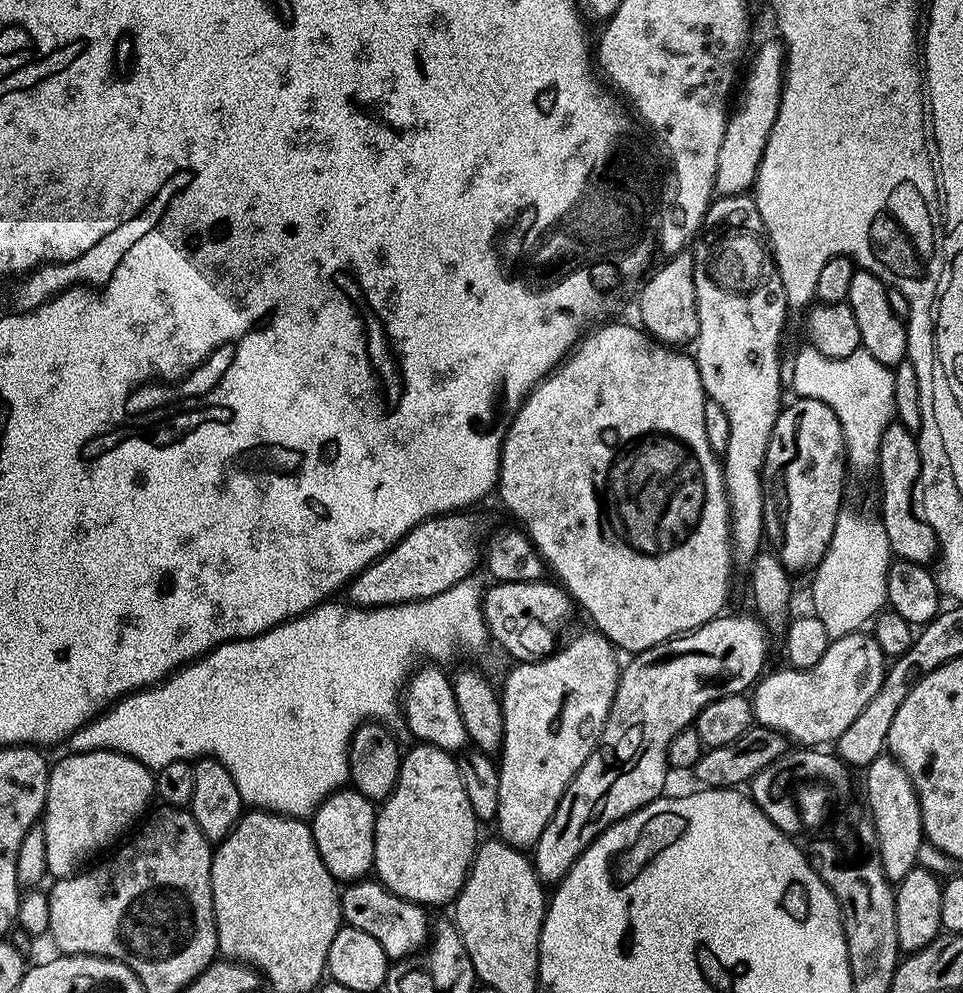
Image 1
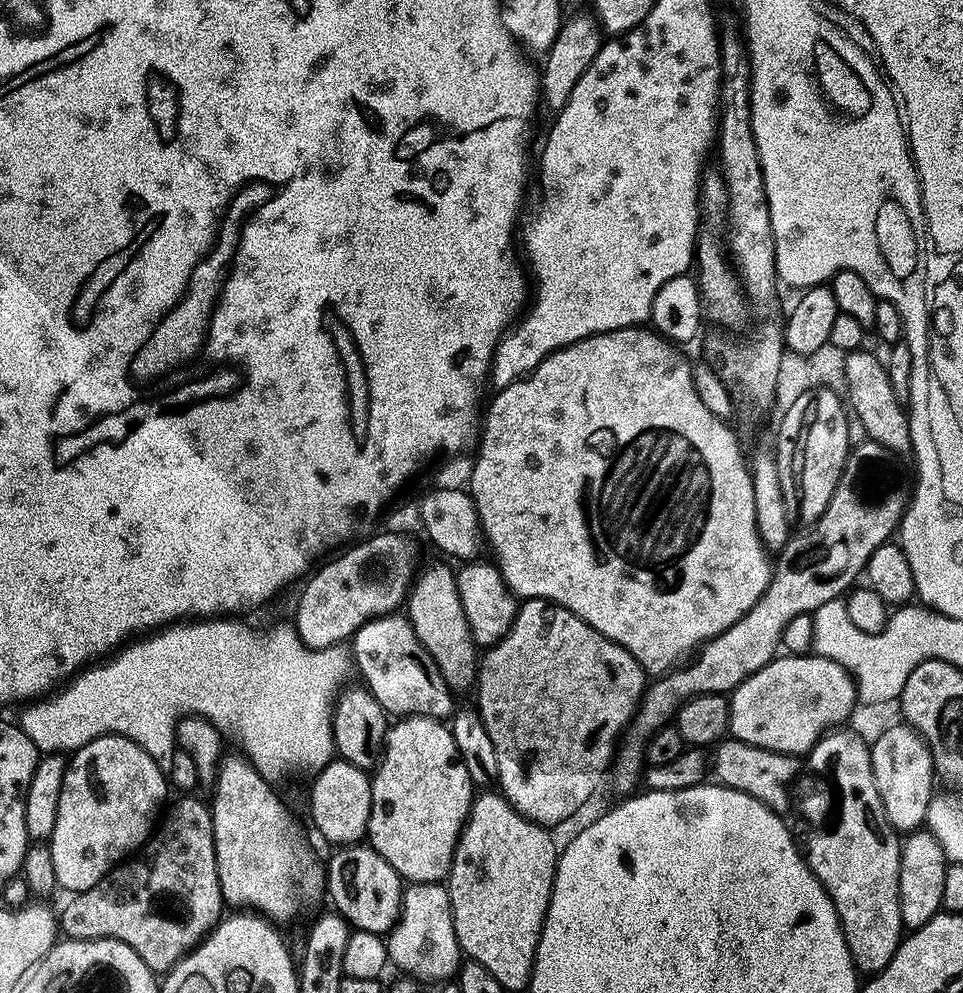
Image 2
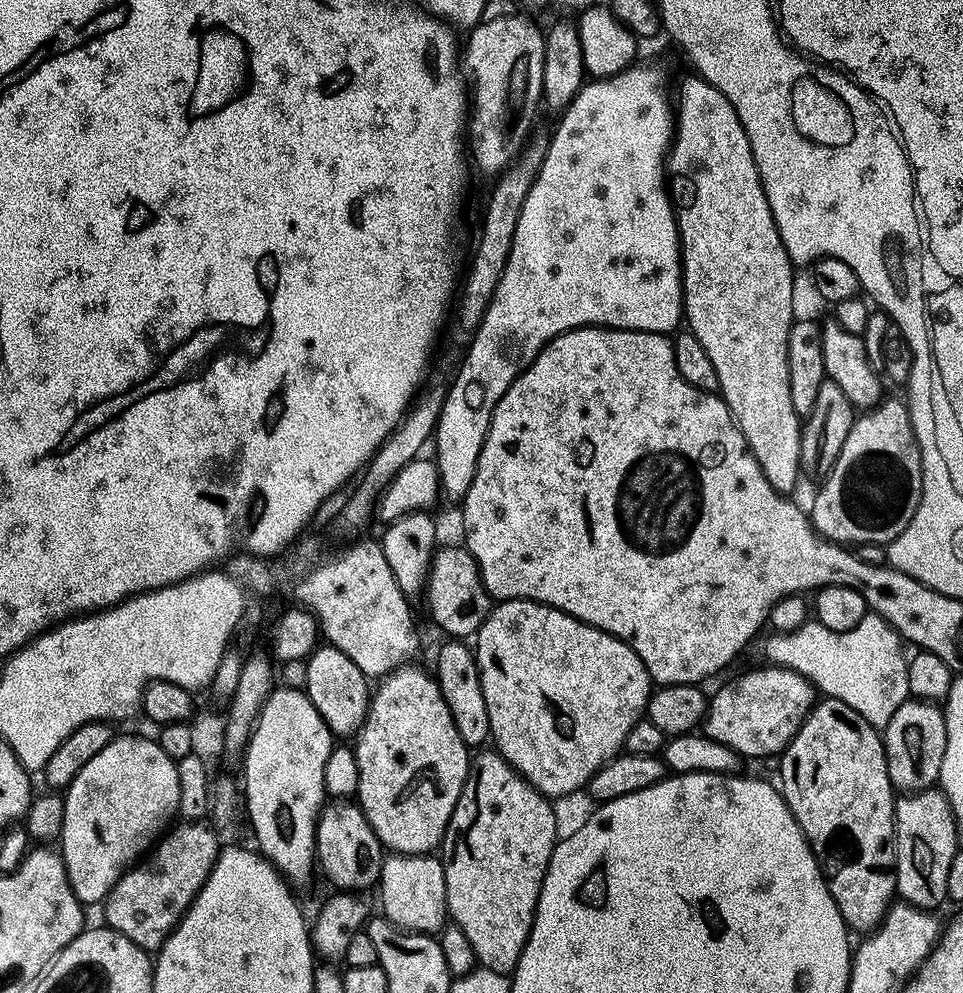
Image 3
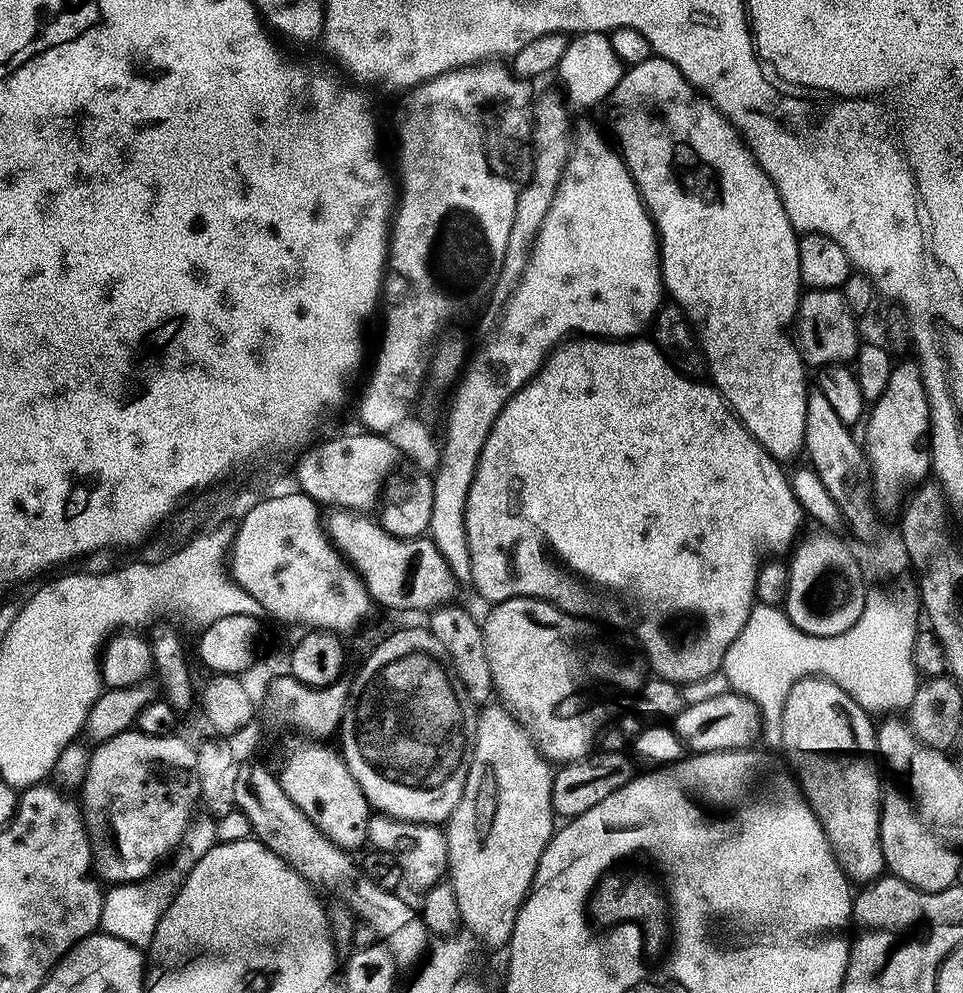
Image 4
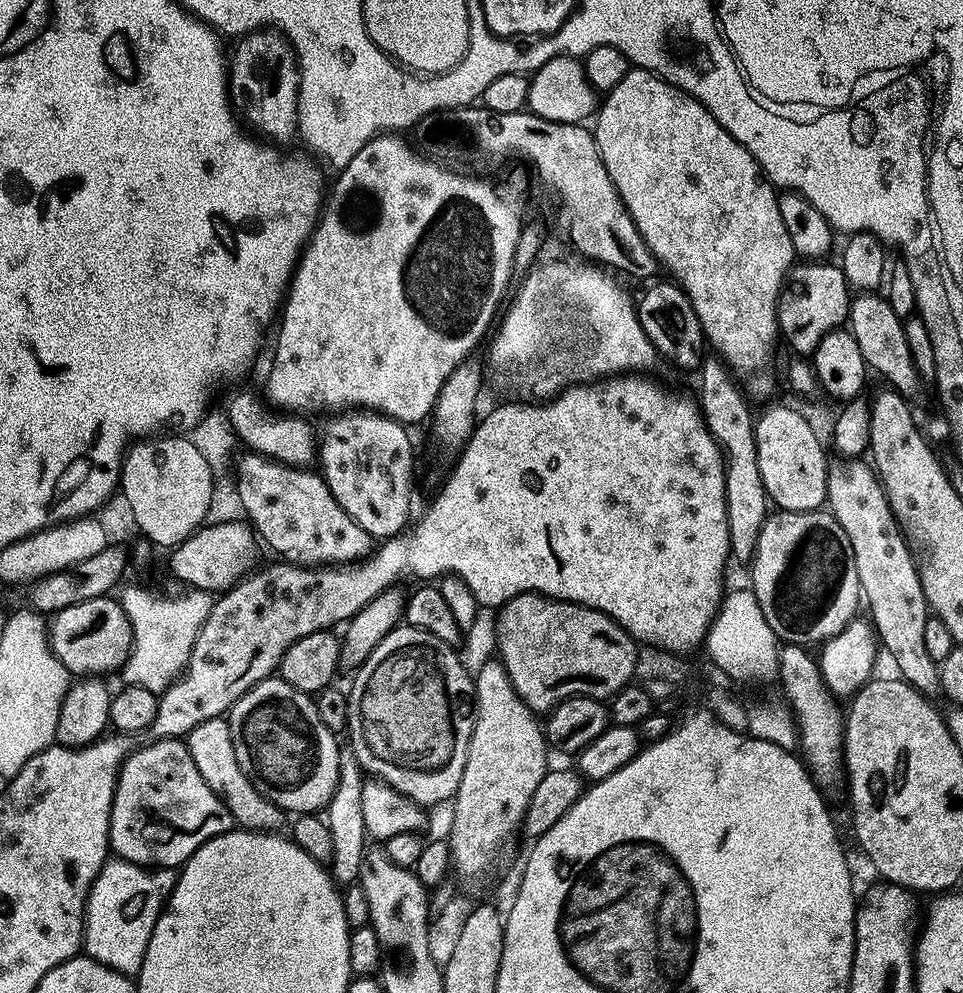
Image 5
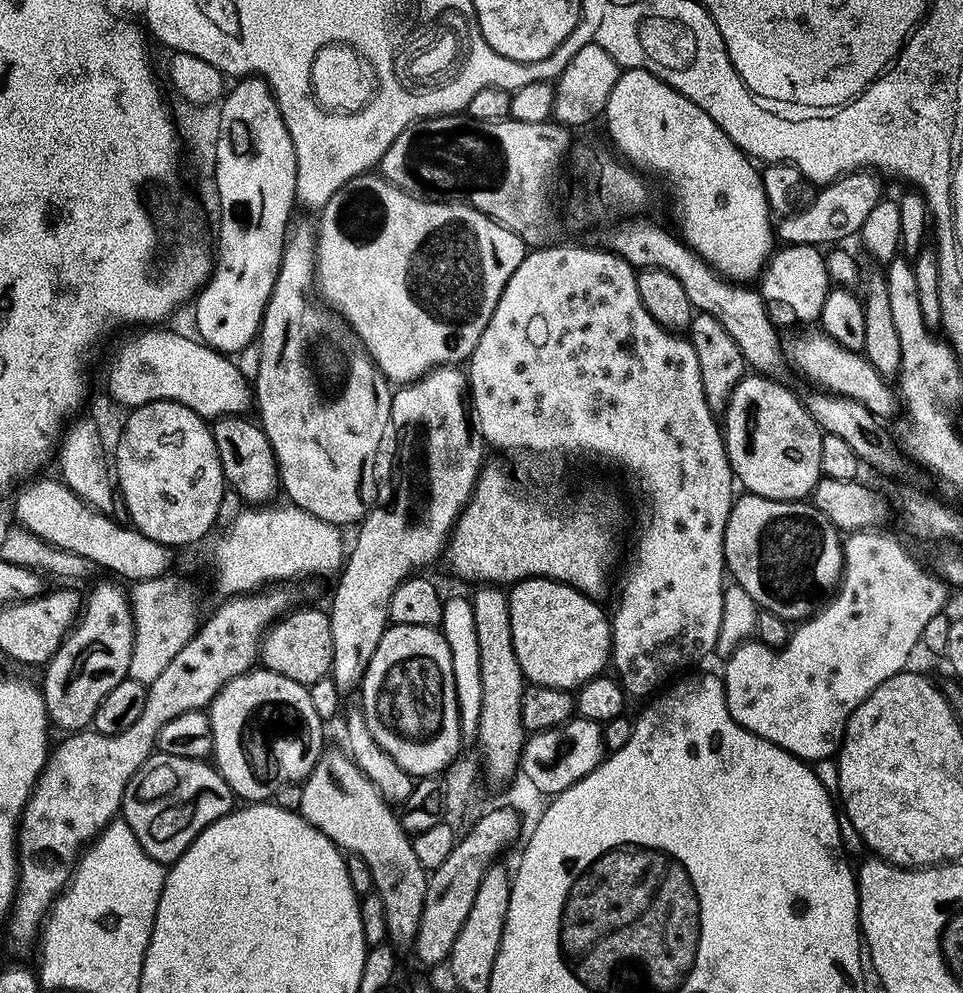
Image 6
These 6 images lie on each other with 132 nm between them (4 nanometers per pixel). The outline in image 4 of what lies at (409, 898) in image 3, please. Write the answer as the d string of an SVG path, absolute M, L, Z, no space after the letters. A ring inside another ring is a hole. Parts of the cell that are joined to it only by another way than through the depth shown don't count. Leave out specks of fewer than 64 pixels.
M372 814L368 817L368 844L377 853L387 854L400 868L402 880L412 888L427 890L445 879L448 871L448 834L434 824L407 824L392 816Z

